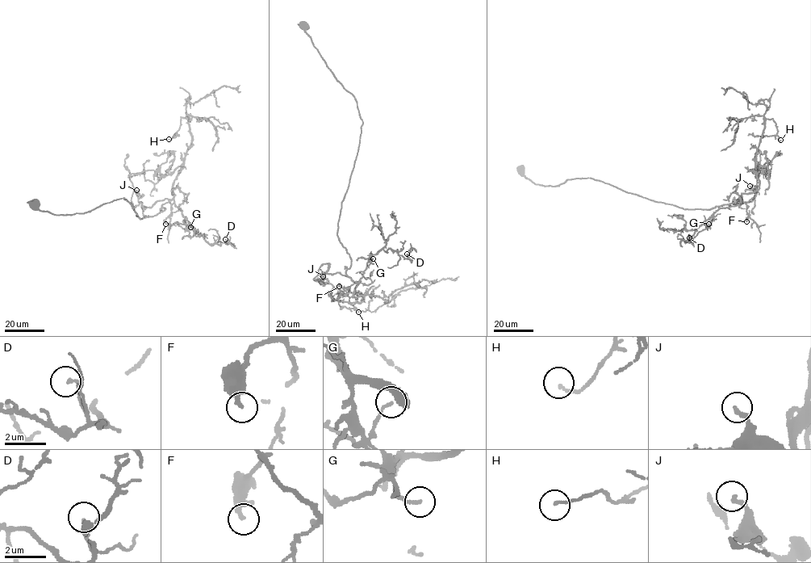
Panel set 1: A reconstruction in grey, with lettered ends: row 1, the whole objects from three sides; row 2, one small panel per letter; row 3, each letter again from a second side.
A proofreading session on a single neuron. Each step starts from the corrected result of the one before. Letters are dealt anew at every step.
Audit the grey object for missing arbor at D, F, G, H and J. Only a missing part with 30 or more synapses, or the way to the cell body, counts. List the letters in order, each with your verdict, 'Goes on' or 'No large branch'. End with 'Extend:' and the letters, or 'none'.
D: No large branch
F: No large branch
G: No large branch
H: No large branch
J: No large branch
Extend: none

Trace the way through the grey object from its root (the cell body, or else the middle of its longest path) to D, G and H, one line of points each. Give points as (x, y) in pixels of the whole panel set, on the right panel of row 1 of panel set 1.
D: (520, 170), (535, 183), (592, 178), (684, 209), (742, 198), (689, 237)
G: (520, 170), (535, 183), (592, 178), (684, 209), (742, 198), (708, 224)
H: (520, 170), (540, 185), (592, 178), (710, 210), (758, 188), (765, 119), (780, 140)

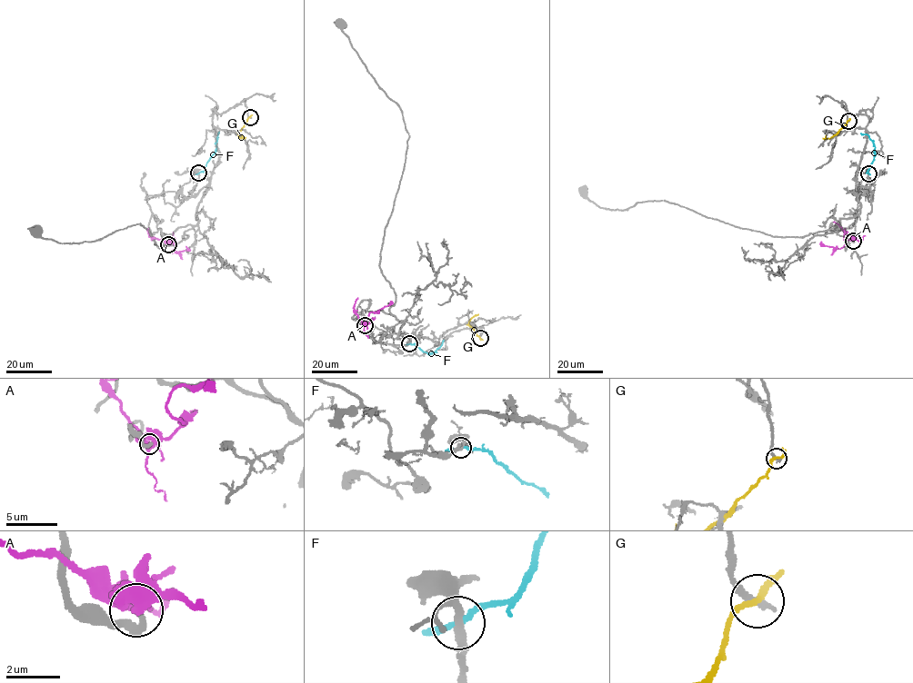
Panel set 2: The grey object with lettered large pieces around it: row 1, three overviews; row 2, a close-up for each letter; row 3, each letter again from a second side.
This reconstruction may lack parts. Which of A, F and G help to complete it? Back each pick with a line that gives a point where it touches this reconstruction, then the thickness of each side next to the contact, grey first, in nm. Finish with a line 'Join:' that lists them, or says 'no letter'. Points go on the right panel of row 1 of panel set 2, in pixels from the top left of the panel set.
A: Touches grey at (853, 241). Thickness 260 nm (grey) against 480 nm
Join: A

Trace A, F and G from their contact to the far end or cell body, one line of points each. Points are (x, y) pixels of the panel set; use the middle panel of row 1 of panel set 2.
A: (364, 325), (371, 321), (369, 313), (376, 312), (390, 301)
F: (409, 343), (432, 353), (443, 340)
G: (480, 338), (468, 322), (478, 314)

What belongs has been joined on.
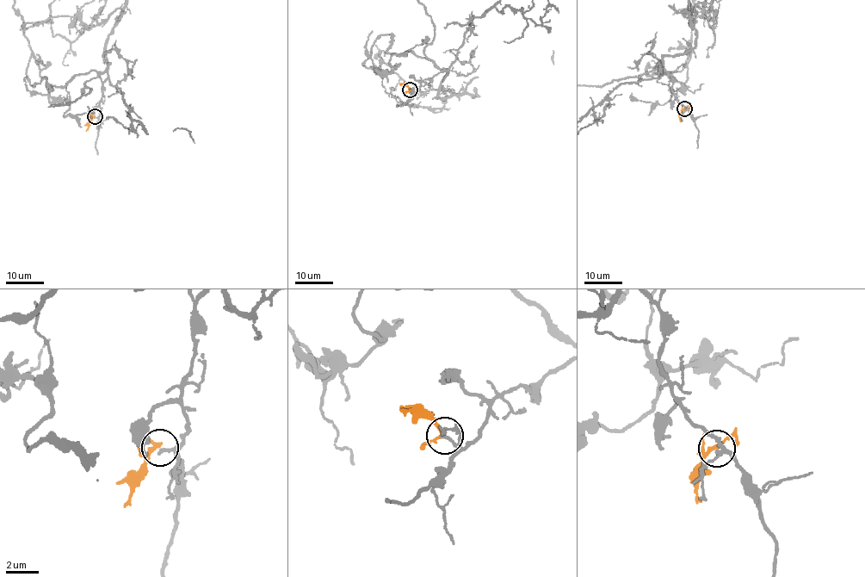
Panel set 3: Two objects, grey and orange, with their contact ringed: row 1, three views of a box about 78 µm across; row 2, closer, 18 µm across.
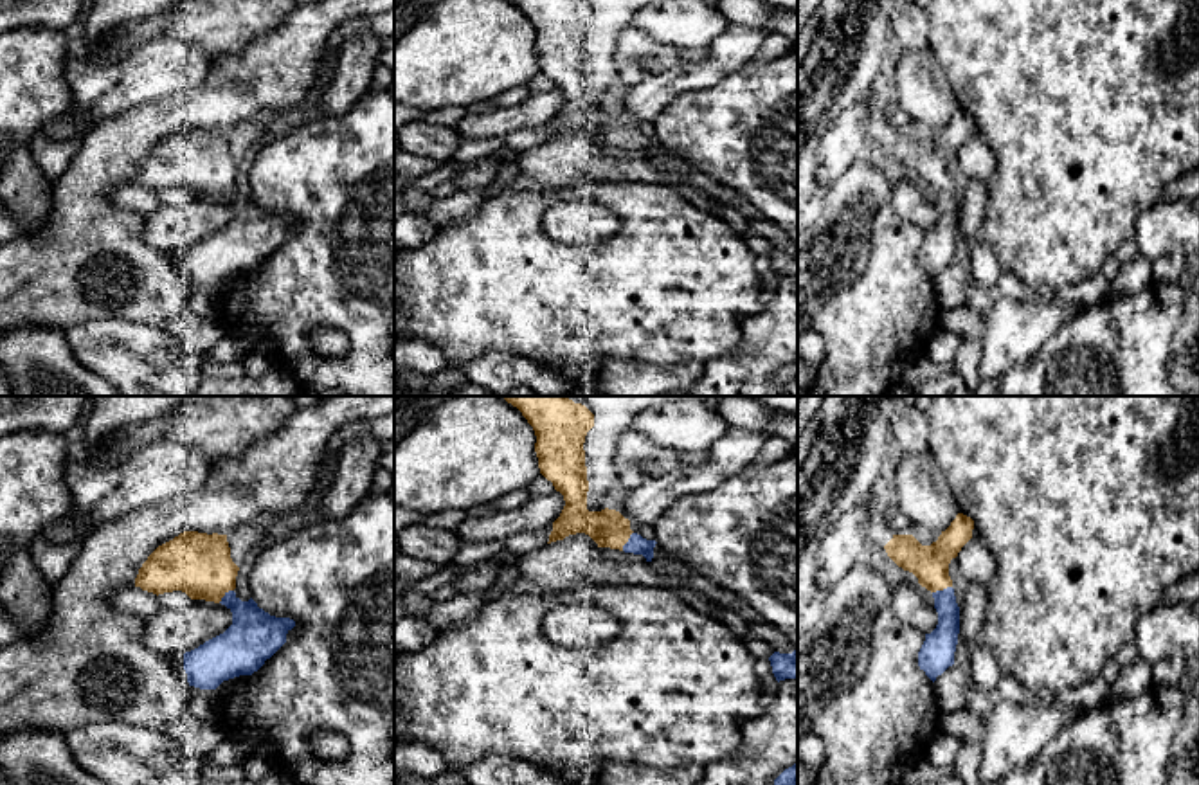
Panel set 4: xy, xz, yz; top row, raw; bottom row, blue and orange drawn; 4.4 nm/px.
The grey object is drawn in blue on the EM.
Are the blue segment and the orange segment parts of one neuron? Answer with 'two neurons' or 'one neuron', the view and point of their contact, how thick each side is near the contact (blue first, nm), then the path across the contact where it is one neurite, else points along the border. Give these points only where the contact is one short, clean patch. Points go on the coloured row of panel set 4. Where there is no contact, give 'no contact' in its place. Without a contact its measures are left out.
one neuron; meets blue in yz at (944, 589); 140 nm thick on the blue side, 170 nm on the other; runs through yz (940, 645), (946, 634), (944, 589), (929, 564)

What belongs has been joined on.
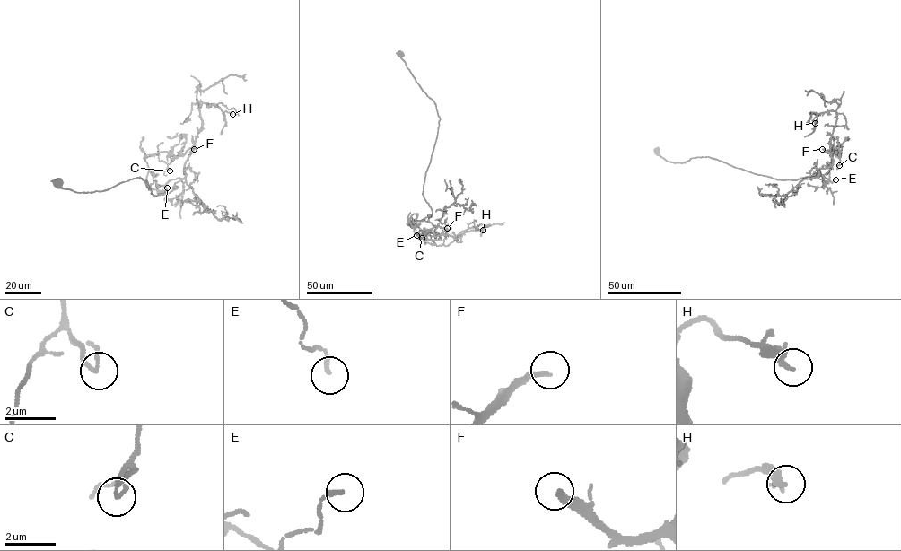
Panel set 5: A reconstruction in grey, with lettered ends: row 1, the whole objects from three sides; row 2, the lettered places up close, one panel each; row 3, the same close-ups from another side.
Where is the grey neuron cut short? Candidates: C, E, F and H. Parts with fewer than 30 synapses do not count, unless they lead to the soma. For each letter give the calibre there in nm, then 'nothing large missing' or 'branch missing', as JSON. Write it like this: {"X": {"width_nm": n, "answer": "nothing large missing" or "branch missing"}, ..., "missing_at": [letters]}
{"C": {"width_nm": 110, "answer": "nothing large missing"}, "E": {"width_nm": 150, "answer": "nothing large missing"}, "F": {"width_nm": 240, "answer": "branch missing"}, "H": {"width_nm": 300, "answer": "nothing large missing"}, "missing_at": ["F"]}

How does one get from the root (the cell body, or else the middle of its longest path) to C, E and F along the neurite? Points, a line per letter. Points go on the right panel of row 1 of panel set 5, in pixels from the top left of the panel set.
C: (657, 151), (667, 161), (709, 157), (777, 179), (830, 166), (830, 148), (838, 148), (839, 165)
E: (657, 151), (667, 161), (709, 157), (777, 179), (826, 174), (831, 163), (827, 179), (835, 179)
F: (657, 151), (671, 161), (709, 157), (777, 179), (796, 180), (833, 164), (830, 153), (822, 149)

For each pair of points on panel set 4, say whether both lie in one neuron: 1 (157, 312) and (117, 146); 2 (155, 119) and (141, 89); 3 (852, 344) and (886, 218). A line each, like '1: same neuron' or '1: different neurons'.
1: same neuron
2: different neurons
3: same neuron

